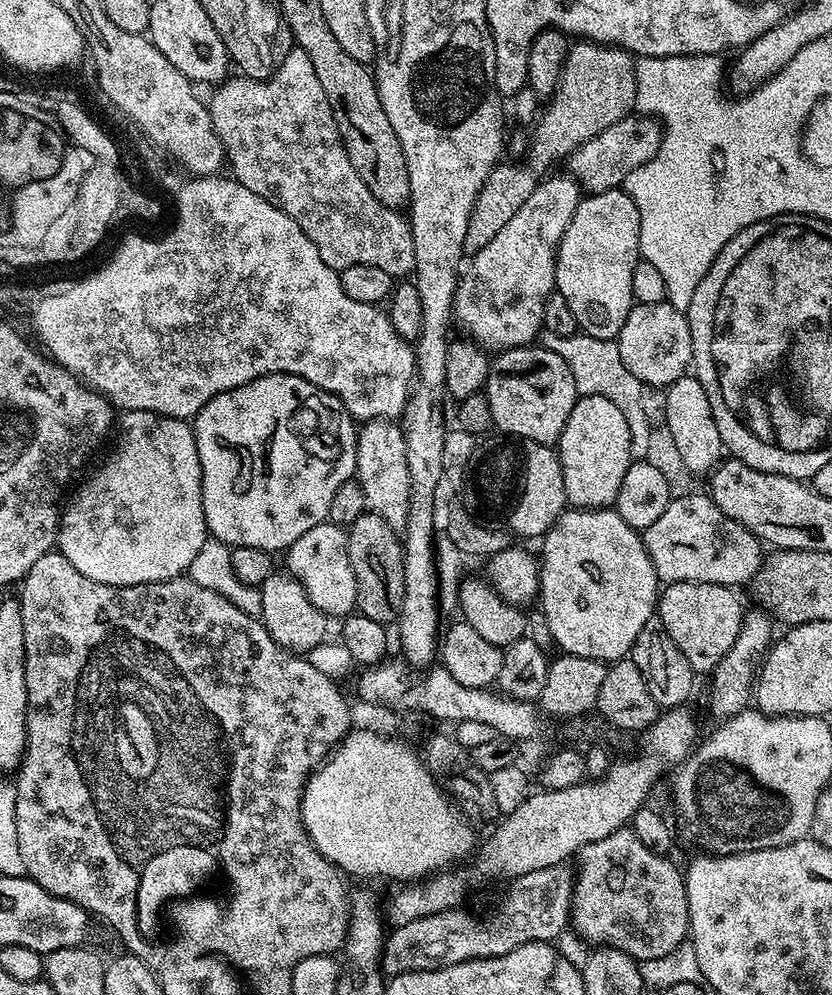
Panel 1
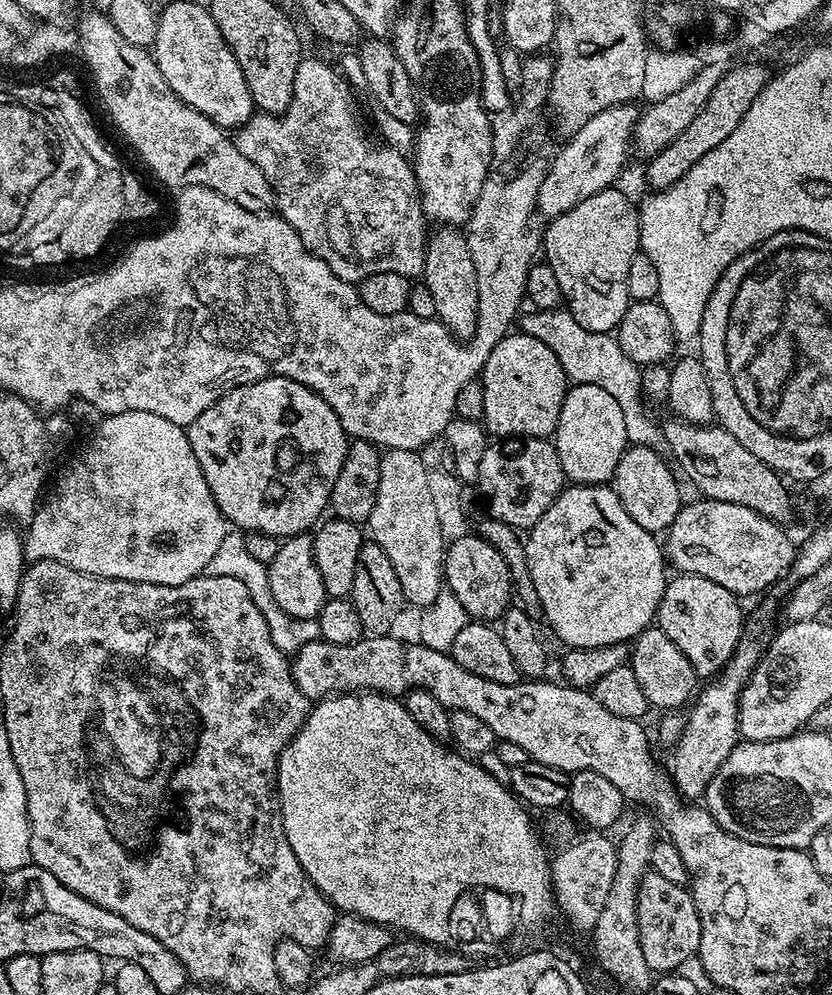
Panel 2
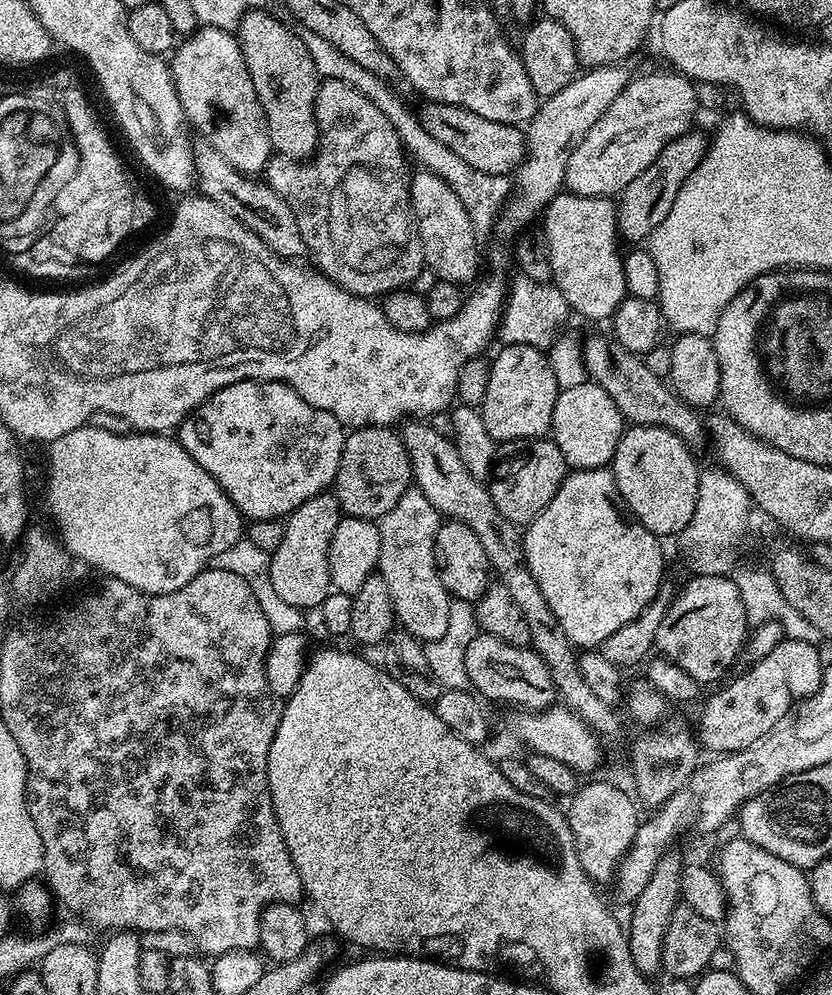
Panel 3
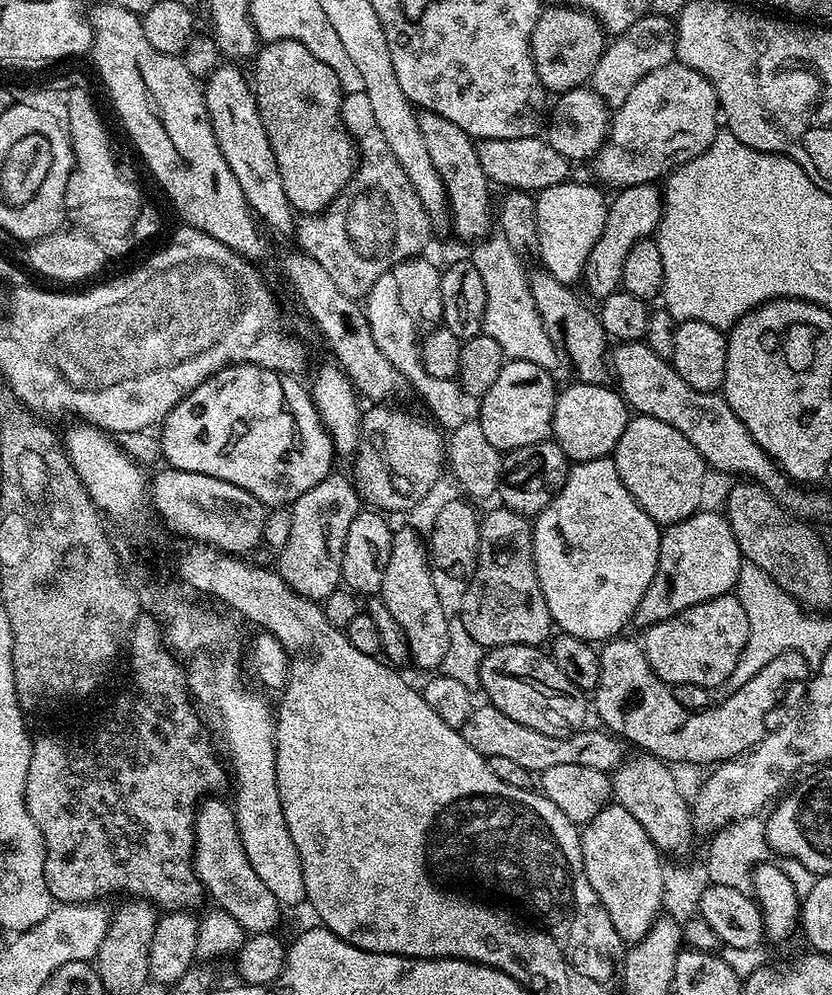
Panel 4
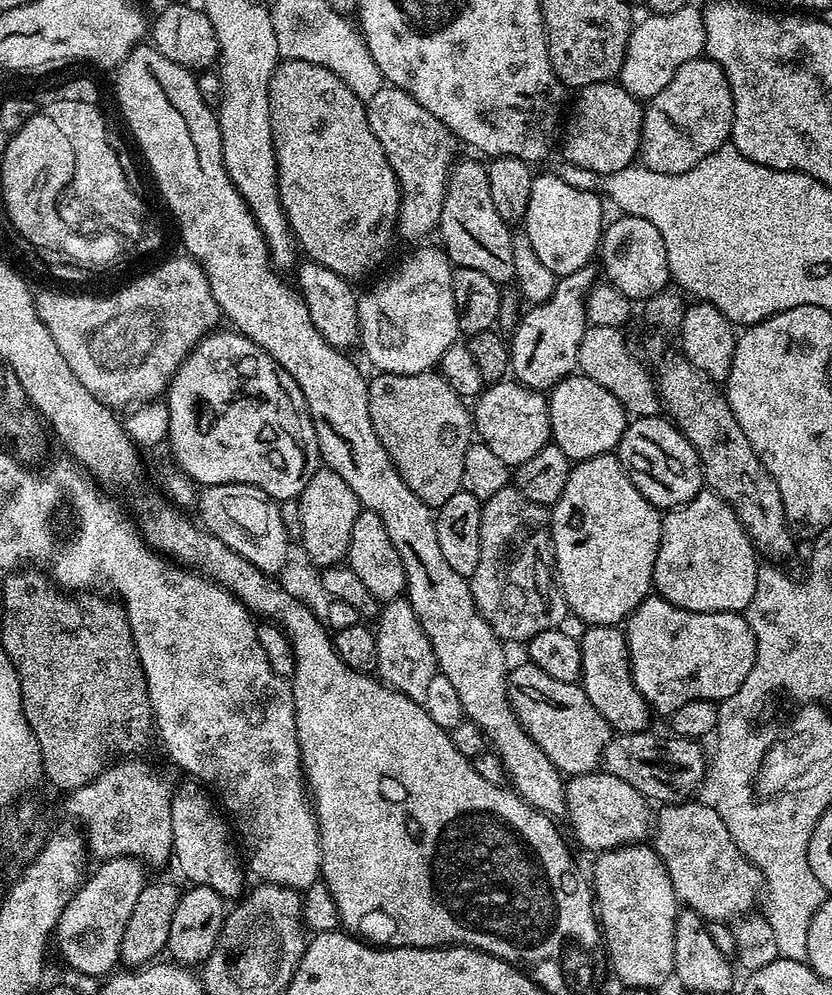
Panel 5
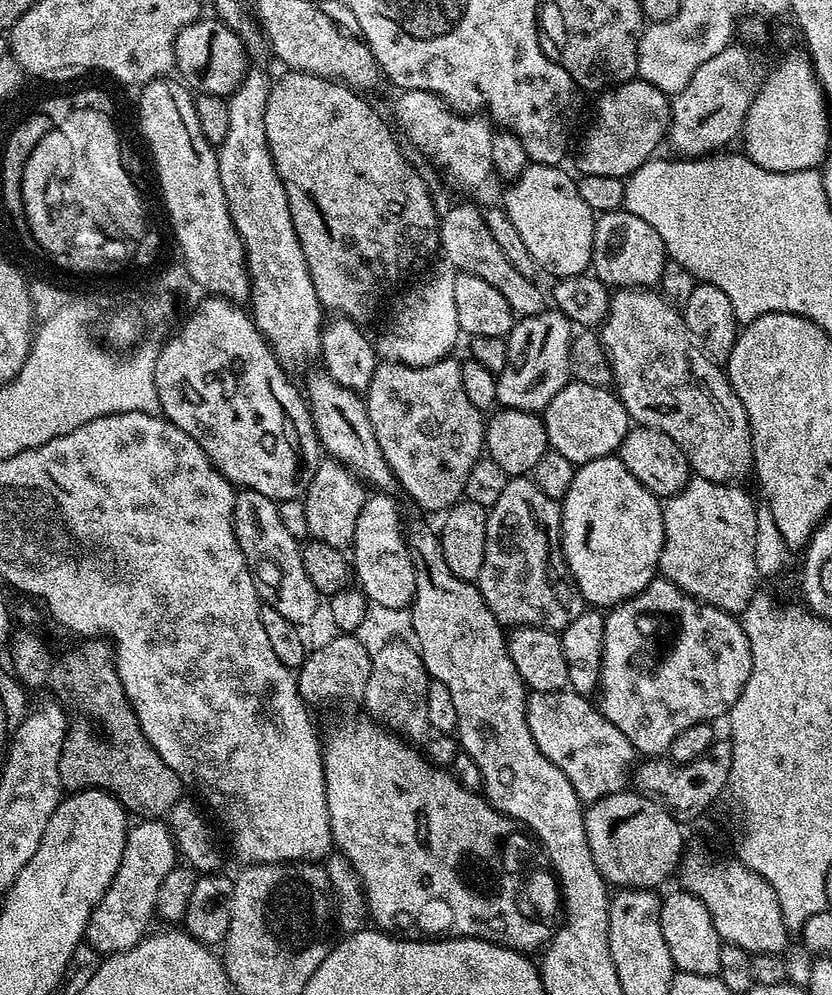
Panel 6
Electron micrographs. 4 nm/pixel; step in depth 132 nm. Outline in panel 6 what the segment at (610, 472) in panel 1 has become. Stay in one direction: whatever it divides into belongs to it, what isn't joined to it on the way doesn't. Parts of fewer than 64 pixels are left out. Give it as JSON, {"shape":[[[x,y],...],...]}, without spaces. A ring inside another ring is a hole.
{"shape":[[[569,382],[544,407],[542,419],[551,451],[570,458],[577,466],[594,458],[611,456],[619,449],[630,427],[630,417],[624,404],[611,387]]]}

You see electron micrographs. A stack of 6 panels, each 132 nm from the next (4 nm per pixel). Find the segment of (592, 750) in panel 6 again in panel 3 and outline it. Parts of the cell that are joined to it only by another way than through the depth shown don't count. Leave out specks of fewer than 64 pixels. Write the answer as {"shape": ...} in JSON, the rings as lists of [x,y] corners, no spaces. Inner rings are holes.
{"shape":[[[479,634],[466,648],[465,668],[471,687],[485,701],[513,704],[516,710],[538,712],[557,703],[556,687],[550,678],[546,662],[532,647],[519,648],[487,634]]]}

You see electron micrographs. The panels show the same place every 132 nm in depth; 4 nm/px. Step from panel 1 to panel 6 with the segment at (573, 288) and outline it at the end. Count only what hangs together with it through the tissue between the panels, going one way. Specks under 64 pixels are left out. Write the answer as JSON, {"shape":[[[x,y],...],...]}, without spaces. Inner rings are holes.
{"shape":[[[529,163],[520,179],[507,185],[508,193],[502,201],[504,213],[510,218],[510,222],[514,222],[514,230],[522,234],[522,242],[526,242],[526,250],[530,250],[537,269],[544,271],[545,268],[552,278],[583,276],[589,271],[592,263],[596,216],[590,210],[590,206],[586,206],[579,183],[575,179],[571,180],[564,170],[563,167],[551,164]]]}

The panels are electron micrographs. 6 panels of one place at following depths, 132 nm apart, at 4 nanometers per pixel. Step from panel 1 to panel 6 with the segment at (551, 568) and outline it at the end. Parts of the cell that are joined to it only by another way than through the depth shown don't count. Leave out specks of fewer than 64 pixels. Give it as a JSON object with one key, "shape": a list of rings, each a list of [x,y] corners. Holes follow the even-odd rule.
{"shape":[[[613,454],[611,456],[603,456],[602,458],[594,458],[590,462],[577,467],[574,474],[574,482],[570,482],[570,490],[566,490],[564,499],[560,504],[560,550],[563,563],[566,565],[567,575],[569,572],[576,579],[573,580],[574,586],[582,594],[585,605],[595,606],[600,610],[608,610],[620,604],[623,600],[628,600],[640,593],[657,575],[663,541],[664,509],[661,501],[653,492],[646,490],[646,486],[642,486],[642,482],[638,482],[638,478],[634,478],[634,474],[630,474],[630,470],[626,470],[626,466],[620,461],[619,455]]]}

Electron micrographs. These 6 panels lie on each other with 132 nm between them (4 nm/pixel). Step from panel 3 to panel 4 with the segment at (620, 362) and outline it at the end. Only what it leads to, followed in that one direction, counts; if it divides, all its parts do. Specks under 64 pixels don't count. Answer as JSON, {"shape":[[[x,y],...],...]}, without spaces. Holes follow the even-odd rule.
{"shape":[[[536,266],[536,269],[532,268],[528,272],[528,282],[538,314],[545,324],[546,334],[566,357],[566,364],[572,367],[572,372],[576,375],[573,377],[581,384],[604,384],[610,376],[610,364],[606,359],[610,338],[604,332],[599,315],[593,309],[591,312],[576,297],[575,287],[558,282],[558,278],[554,278],[554,274],[550,274],[542,266]]]}

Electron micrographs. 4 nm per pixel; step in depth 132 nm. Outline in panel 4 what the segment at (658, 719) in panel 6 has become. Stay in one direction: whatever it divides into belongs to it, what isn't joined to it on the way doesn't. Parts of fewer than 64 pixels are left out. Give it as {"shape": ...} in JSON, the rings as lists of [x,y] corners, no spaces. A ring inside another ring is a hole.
{"shape":[[[729,594],[690,606],[674,618],[650,626],[643,633],[642,647],[654,674],[665,684],[693,684],[715,690],[734,674],[749,634],[746,610],[742,610],[742,602],[735,595]]]}

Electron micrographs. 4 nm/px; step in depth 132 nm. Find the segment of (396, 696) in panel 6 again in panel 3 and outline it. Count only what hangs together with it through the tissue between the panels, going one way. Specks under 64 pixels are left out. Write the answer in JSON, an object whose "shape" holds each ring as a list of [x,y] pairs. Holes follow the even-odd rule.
{"shape":[[[409,487],[395,506],[380,517],[380,563],[378,574],[390,586],[390,598],[399,627],[409,632],[415,640],[427,642],[446,634],[452,600],[442,586],[436,568],[434,542],[442,523],[439,512],[426,502],[426,494]]]}

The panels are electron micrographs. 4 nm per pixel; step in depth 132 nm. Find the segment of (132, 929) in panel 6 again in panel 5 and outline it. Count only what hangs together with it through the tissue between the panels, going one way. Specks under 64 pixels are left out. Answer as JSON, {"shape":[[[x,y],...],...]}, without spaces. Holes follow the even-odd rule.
{"shape":[[[131,856],[103,861],[99,867],[93,876],[91,873],[81,883],[66,910],[62,910],[62,918],[58,918],[56,923],[54,940],[60,943],[61,958],[74,971],[84,976],[104,978],[121,963],[122,934],[126,934],[126,922],[130,922],[130,914],[134,914],[134,905],[138,903],[138,894],[142,894],[144,889],[146,868]]]}

